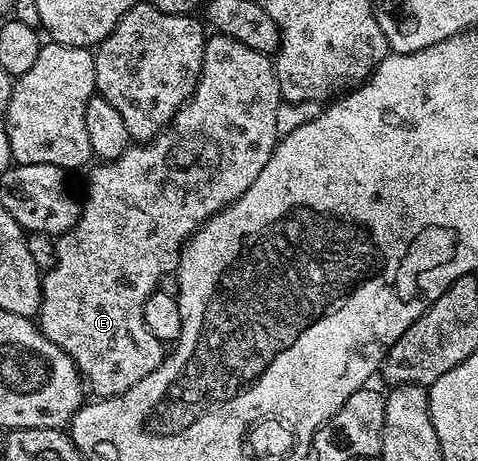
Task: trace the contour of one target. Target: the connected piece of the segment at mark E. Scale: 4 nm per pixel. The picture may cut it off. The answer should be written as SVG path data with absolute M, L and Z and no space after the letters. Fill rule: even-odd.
M214 32L205 43L203 67L195 91L174 115L167 128L148 143L130 144L129 149L123 151L123 155L119 155L119 159L101 161L97 163L97 166L95 166L96 164L92 166L92 169L94 168L93 174L89 177L89 190L85 193L85 199L83 197L81 218L75 223L73 229L56 238L57 261L52 269L44 274L41 283L39 328L43 336L51 339L51 343L58 345L76 363L87 380L88 388L92 392L94 389L97 392L94 394L98 398L115 397L125 393L131 387L135 387L135 383L139 383L139 379L151 375L151 371L155 371L155 367L159 367L159 363L165 358L166 350L163 348L163 343L158 337L151 335L151 331L143 319L143 307L151 294L158 292L160 285L157 284L160 283L161 276L164 273L172 274L176 270L179 254L195 230L201 228L203 222L214 217L220 209L227 208L239 195L243 195L243 191L247 191L247 187L255 181L255 175L259 175L259 171L263 169L267 159L271 159L273 147L279 140L276 129L276 112L281 109L282 104L283 98L277 82L274 58L268 53L260 53L247 47L247 43L239 43L239 39L229 37L225 33Z

